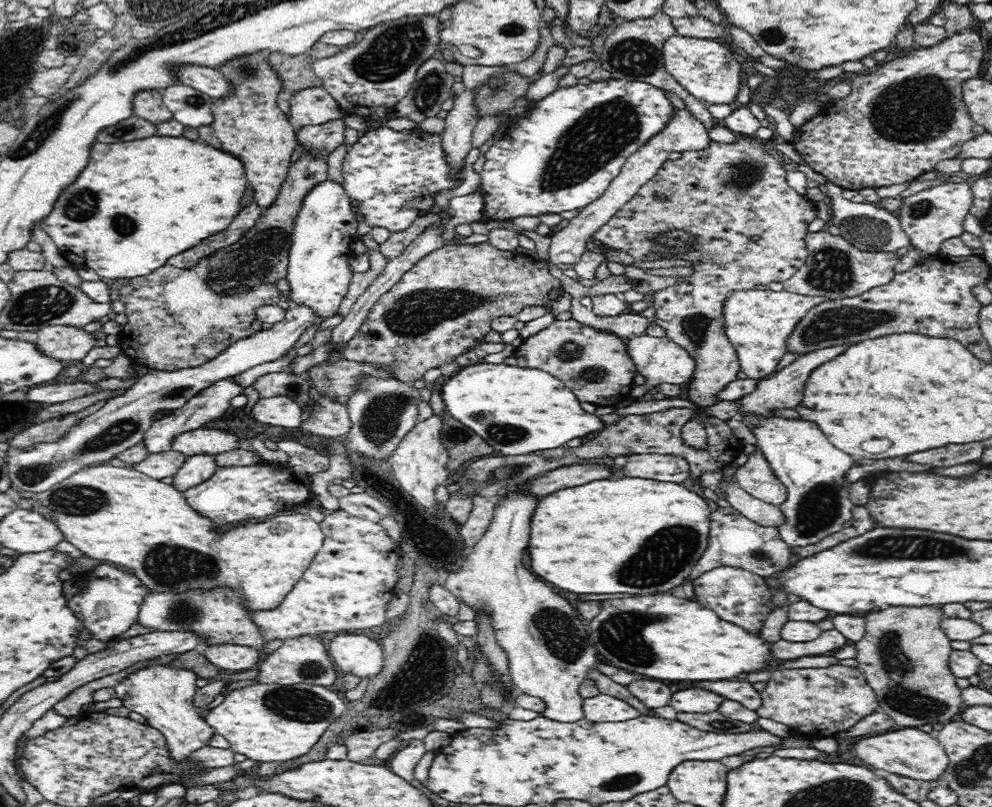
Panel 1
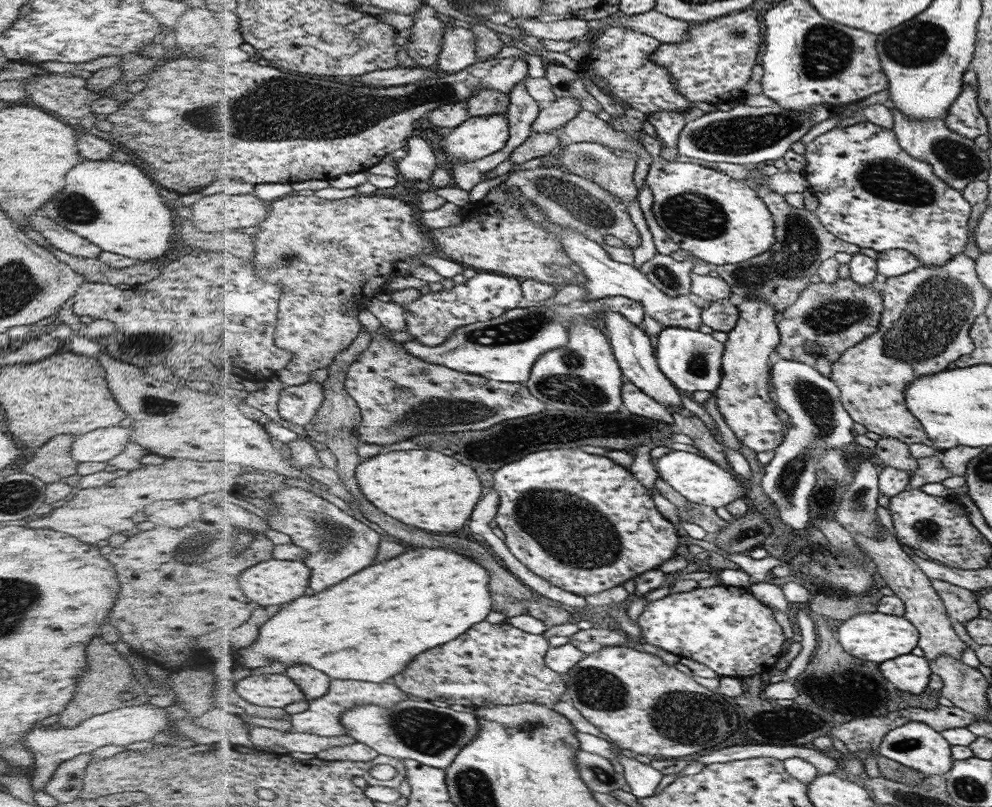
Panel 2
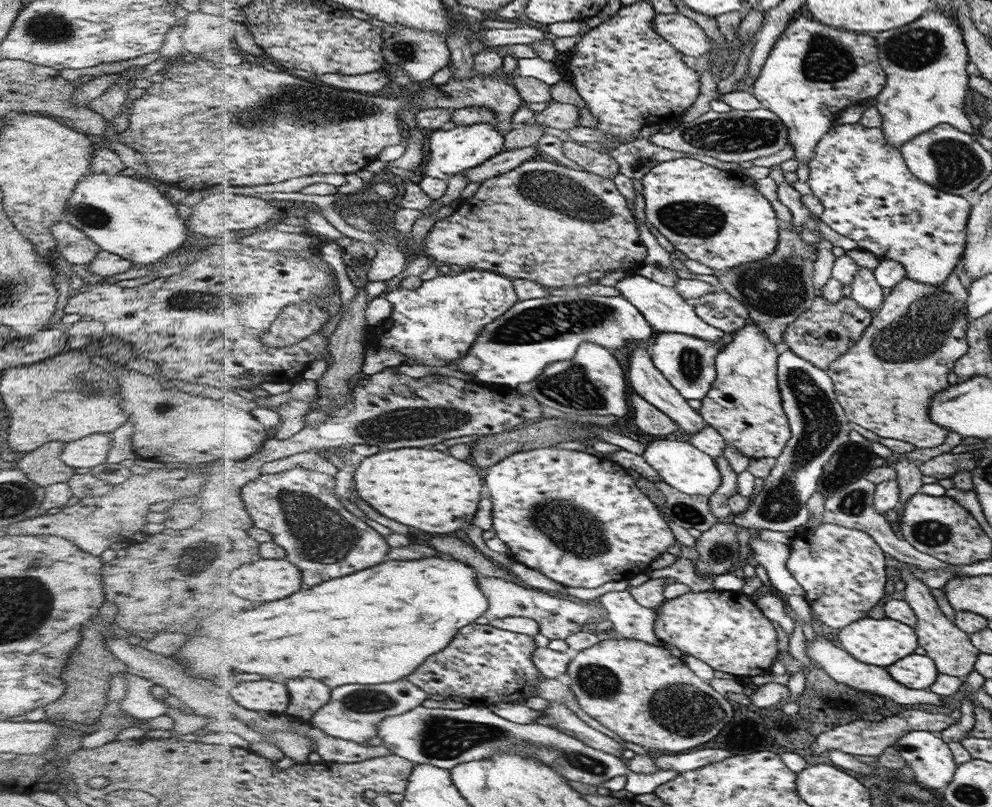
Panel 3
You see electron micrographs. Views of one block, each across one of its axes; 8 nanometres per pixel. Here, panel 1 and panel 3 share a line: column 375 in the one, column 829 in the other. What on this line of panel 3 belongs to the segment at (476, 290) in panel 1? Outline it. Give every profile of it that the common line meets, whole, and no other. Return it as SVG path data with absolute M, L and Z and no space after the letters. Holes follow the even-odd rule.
M819 295L814 298L808 312L788 325L782 334L782 341L788 345L788 350L826 371L831 363L858 344L874 318L875 314L860 306L854 298L842 296L838 302L828 302L824 296Z

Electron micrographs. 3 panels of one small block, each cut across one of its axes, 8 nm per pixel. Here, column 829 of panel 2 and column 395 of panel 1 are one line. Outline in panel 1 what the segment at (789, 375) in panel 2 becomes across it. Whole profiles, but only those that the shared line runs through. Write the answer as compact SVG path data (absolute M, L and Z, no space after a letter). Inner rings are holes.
M364 375L357 384L356 391L345 406L352 422L350 432L344 437L348 449L372 460L389 460L402 438L418 422L422 402L420 391L395 377Z

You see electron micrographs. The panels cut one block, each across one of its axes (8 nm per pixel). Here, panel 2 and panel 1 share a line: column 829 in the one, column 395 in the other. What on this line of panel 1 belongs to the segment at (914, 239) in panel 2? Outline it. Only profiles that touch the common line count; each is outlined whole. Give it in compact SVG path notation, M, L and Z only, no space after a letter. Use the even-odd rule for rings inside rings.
M387 125L367 132L351 144L342 164L343 188L352 200L360 202L359 212L373 228L383 226L390 233L407 229L413 220L426 215L435 203L435 195L443 190L456 189L464 180L464 169L453 170L447 163L440 134L428 134L423 130L413 130L411 134L396 132Z

